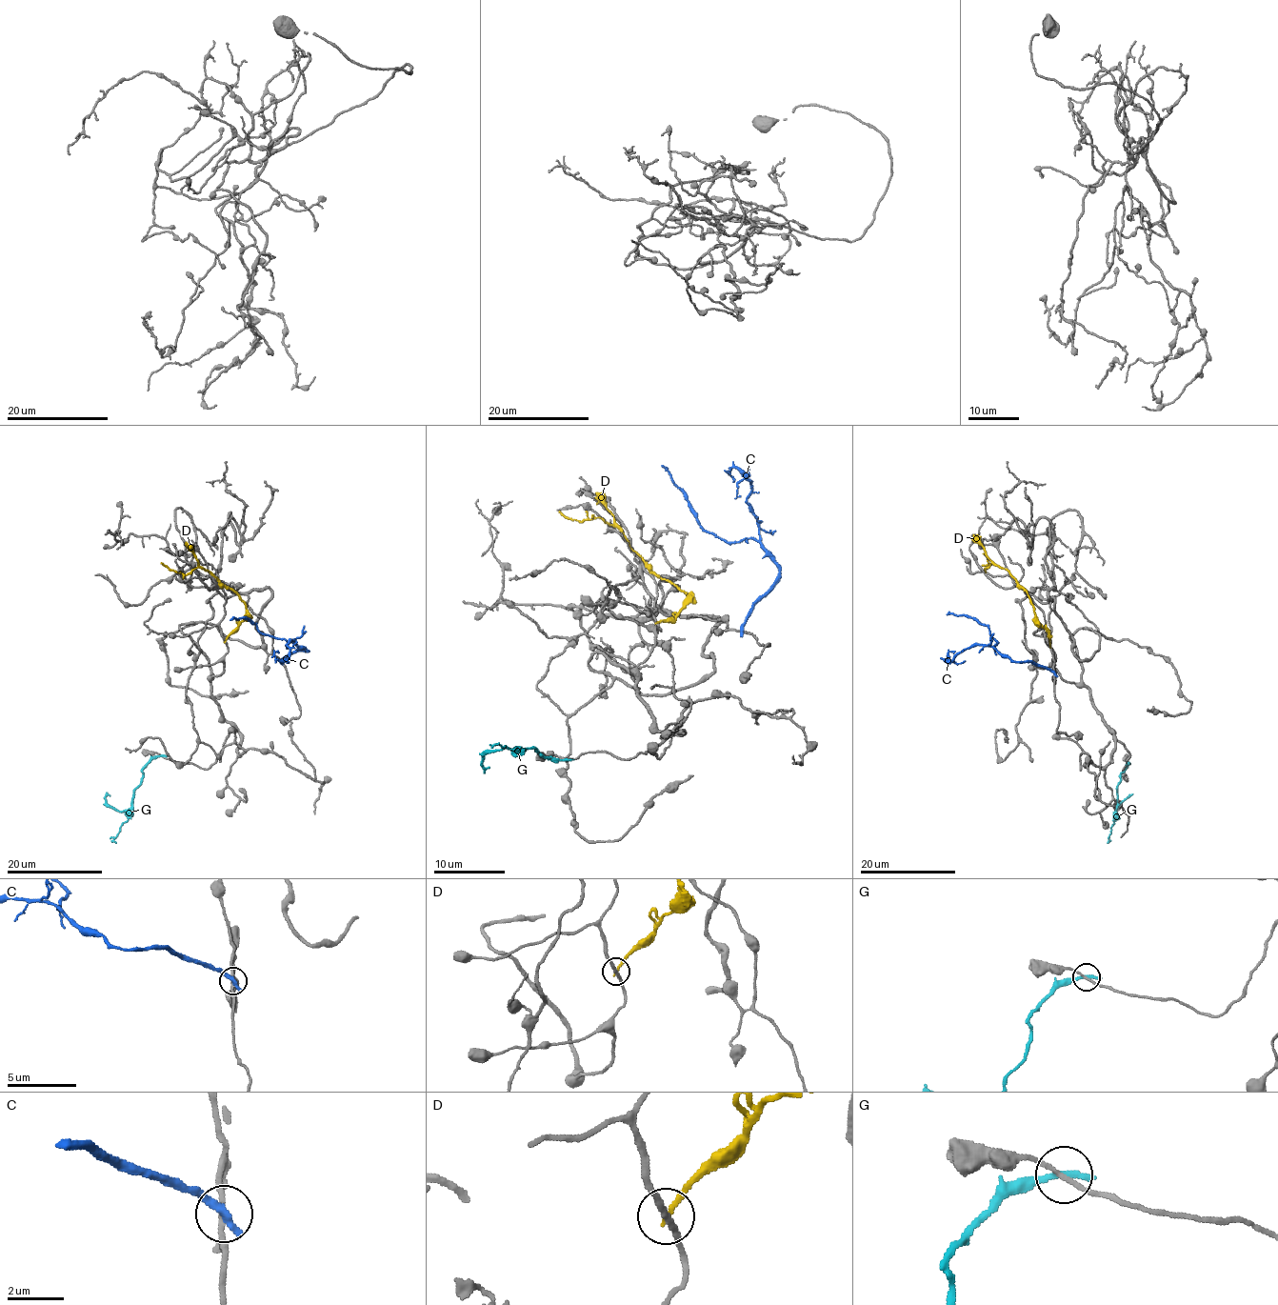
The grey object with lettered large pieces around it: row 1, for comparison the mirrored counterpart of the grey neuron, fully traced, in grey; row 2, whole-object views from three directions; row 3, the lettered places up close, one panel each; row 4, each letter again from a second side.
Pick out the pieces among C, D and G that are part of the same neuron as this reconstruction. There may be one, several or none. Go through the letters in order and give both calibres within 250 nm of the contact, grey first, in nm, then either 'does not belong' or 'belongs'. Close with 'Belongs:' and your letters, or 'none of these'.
C: 170 nm thick on the grey side, 440 nm on the other; does not belong
D: 200 nm thick on the grey side, 180 nm on the other; does not belong
G: 140 nm thick on the grey side, 280 nm on the other; does not belong
Belongs: none of these

